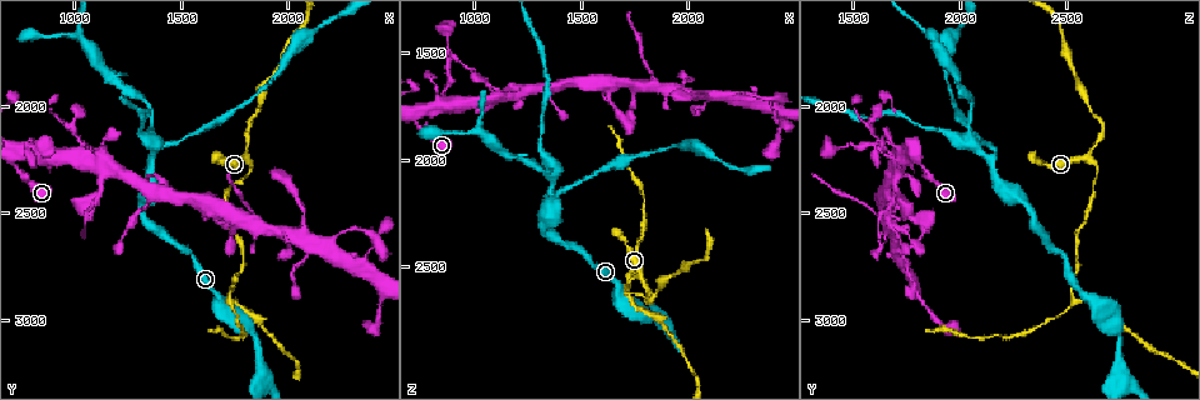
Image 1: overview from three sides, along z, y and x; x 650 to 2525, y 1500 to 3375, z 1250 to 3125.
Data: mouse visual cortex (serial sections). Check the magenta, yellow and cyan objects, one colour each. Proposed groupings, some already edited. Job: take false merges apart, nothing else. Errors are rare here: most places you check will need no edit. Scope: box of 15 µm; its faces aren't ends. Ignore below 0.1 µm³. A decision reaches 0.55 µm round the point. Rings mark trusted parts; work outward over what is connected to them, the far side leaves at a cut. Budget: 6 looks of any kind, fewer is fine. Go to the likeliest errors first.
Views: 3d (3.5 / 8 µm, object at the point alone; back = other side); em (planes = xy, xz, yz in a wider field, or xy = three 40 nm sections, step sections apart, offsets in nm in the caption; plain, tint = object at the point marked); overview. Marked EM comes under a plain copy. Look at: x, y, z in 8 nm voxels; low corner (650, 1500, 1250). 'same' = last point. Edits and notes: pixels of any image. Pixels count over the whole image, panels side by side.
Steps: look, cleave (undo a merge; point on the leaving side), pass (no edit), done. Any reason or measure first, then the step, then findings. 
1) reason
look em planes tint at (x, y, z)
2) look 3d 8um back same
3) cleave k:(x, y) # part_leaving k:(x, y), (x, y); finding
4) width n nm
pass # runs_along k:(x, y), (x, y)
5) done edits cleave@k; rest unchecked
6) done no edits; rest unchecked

calibre changes
look 3d 3.5um at (1350, 2280, 2160)

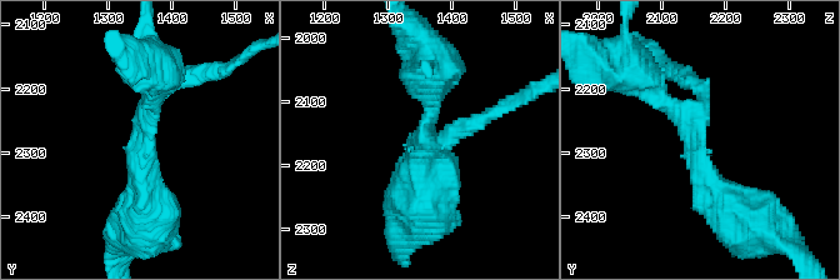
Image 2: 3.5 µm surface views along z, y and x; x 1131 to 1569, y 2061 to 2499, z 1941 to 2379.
arms 3; arm_widths 200, 250, 350 nm
look em planes tint at (1355, 2270, 2160)

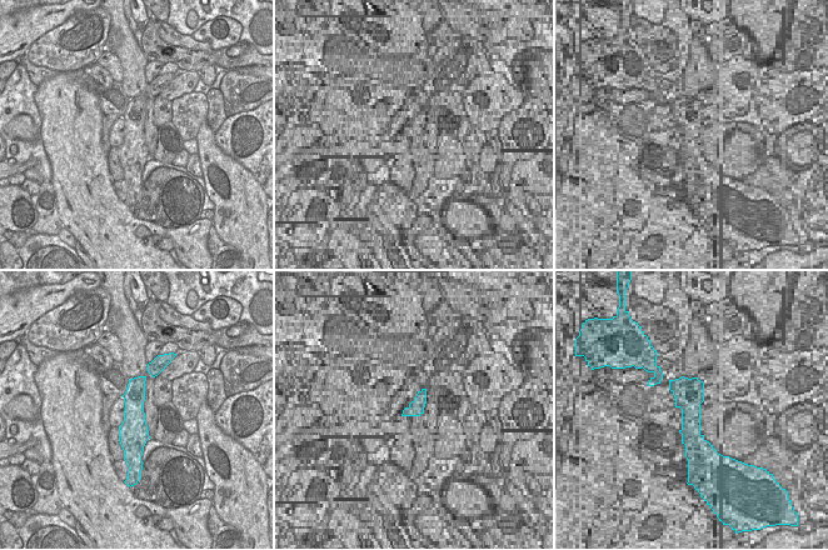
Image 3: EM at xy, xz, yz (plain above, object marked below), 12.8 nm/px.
width 340 nm
pass # runs_along 2:(730, 210), (698, 134), (640, 76); one cell here

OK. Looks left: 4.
abrupt turn
look 3d 8um at (1810, 2240, 2590)

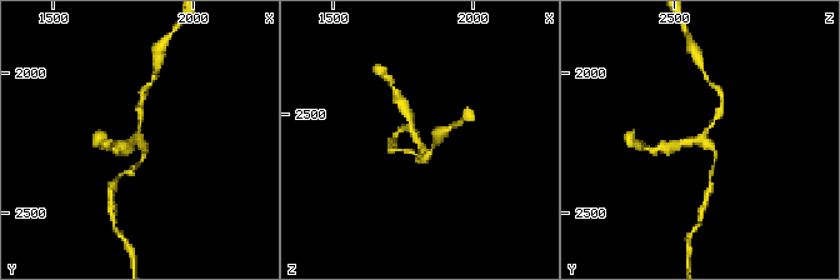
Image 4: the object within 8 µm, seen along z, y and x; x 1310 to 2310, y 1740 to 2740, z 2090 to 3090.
arms 3; arm_widths 150, 200, 200 nm; shape alone is not enough
look em xy step 3 tint at (1800, 2250, 2590)

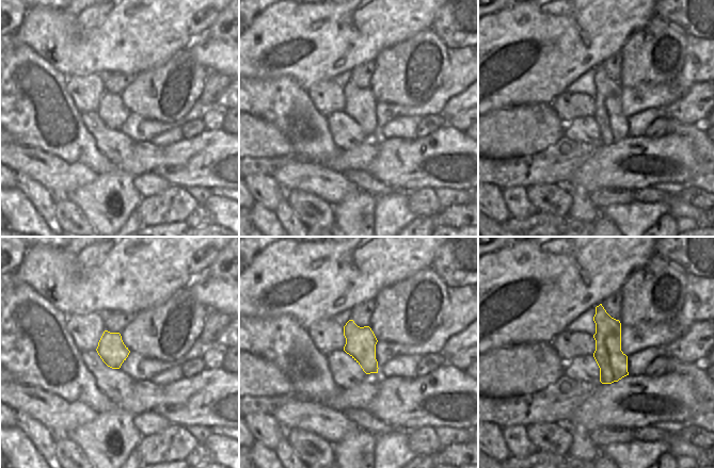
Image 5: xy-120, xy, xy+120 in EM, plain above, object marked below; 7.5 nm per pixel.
pass # runs_along 4:(669, 146), (704, 141), (715, 151), (714, 166); continuous, no second cell

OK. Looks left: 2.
arms part here
look 3d 3.5um at (1720, 2900, 2530)

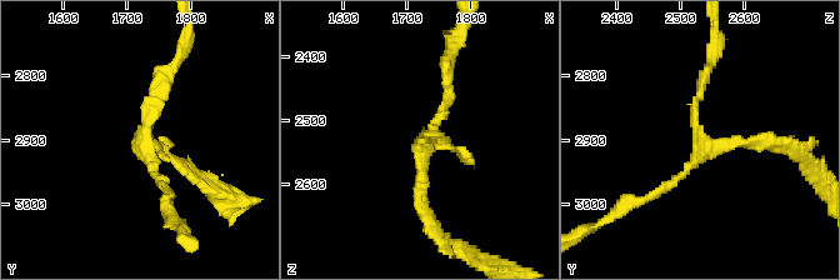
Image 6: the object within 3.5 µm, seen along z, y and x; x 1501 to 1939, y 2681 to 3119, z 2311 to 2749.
arms 3; arm_widths 100, 100, 150 nm; need the tissue
look em xy step 3 tint at (1730, 2900, 2525)

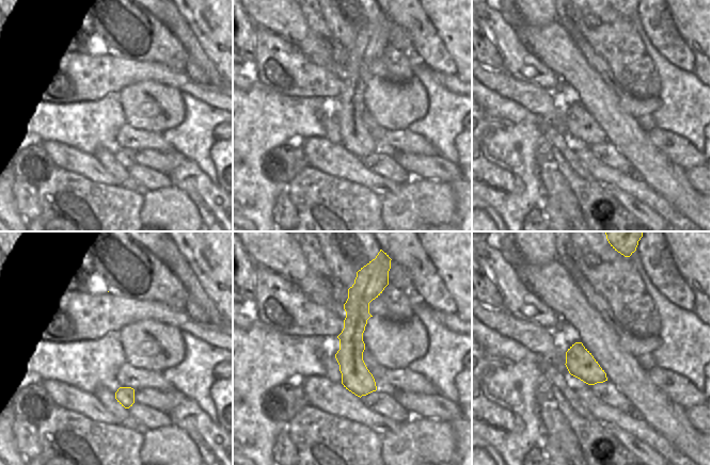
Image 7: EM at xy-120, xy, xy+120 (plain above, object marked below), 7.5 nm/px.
width 220 nm
pass # runs_along 7:(361, 281), (353, 326), (358, 393); one cell here

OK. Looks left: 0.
done no edits; rest unchecked

